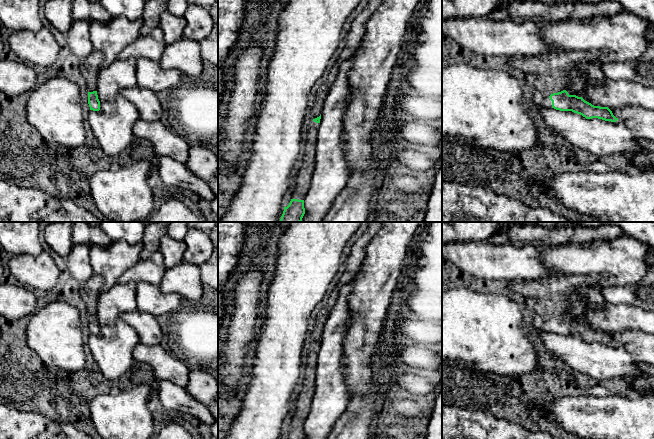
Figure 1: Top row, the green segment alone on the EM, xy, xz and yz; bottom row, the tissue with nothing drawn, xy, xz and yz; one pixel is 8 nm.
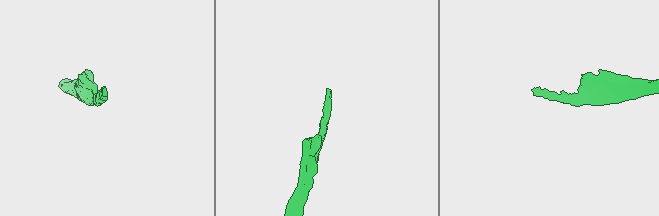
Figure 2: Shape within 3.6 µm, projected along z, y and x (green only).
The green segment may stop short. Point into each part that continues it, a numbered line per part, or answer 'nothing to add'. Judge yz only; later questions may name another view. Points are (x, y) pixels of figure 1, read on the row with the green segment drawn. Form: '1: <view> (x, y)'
1: yz (549, 73)

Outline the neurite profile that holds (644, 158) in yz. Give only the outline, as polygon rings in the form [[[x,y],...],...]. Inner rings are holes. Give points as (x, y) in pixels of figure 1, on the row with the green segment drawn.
[[[639,140],[640,150],[629,155],[629,159],[634,166],[639,169],[654,167],[654,142]]]

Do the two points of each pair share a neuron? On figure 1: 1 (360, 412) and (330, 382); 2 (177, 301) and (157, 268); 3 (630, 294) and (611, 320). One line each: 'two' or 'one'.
1: two
2: two
3: two

